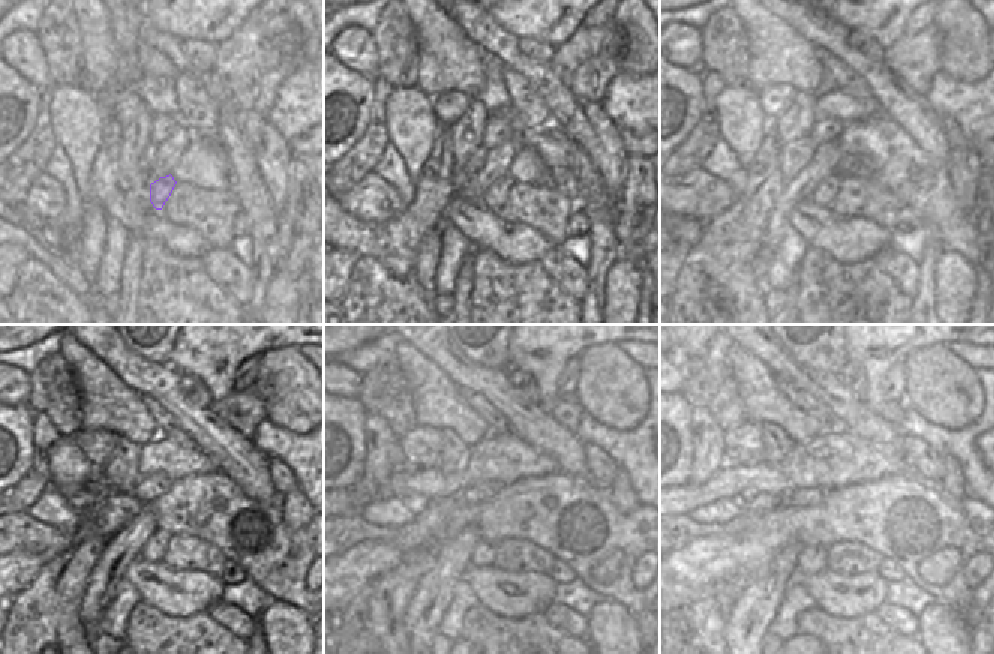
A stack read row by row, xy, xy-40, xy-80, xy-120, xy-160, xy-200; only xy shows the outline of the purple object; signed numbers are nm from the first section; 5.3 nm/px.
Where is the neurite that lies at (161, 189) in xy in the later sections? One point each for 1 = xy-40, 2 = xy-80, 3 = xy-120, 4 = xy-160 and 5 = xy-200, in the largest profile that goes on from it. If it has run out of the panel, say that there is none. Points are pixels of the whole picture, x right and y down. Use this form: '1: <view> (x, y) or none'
1: xy-40 (495, 195)
2: xy-80 (825, 194)
3: xy-120 (153, 549)
4: xy-160 (483, 554)
5: xy-200 (811, 560)

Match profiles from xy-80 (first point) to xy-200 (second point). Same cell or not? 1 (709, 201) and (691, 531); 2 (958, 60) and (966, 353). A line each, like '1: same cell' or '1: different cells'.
1: same cell
2: different cells

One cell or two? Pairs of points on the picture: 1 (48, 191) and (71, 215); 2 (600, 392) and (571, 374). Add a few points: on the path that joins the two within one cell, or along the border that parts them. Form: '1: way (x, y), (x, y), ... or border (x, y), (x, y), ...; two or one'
1: border (51, 176), (65, 194), (65, 210), (50, 224); two
2: border (579, 357), (579, 375), (571, 395); two

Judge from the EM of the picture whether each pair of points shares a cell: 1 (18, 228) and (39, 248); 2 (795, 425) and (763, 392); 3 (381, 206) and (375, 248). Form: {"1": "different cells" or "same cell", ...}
{"1": "same cell", "2": "same cell", "3": "different cells"}

